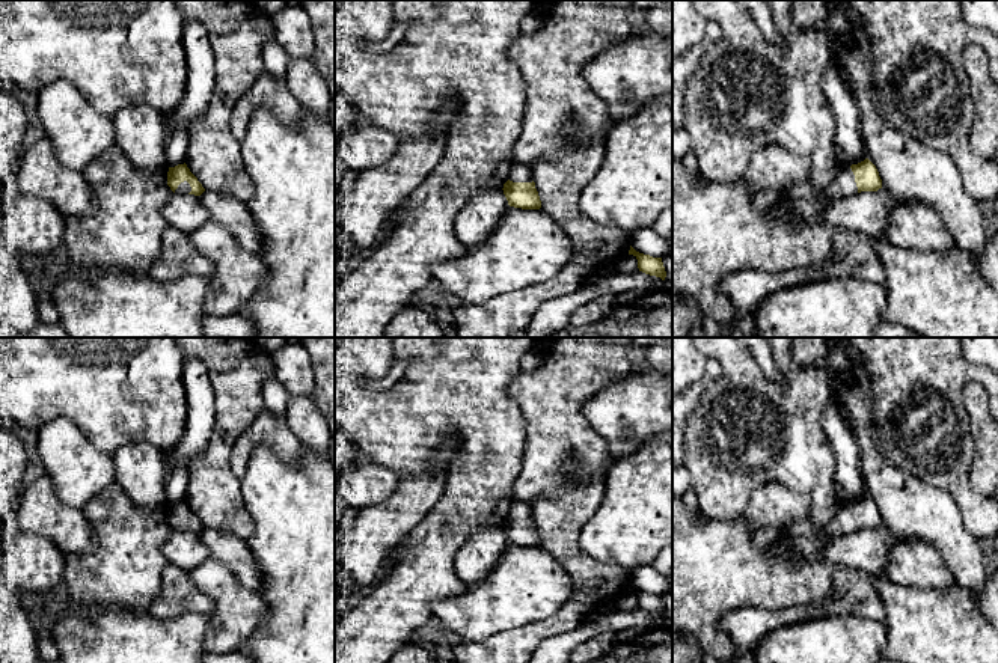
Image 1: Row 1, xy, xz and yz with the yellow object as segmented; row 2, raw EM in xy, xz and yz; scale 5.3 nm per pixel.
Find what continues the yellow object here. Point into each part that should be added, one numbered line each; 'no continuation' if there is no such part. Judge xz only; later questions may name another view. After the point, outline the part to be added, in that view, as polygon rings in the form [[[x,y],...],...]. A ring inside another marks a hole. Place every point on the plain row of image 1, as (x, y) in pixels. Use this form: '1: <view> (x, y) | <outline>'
1: xz (519, 510) | [[[514,499],[508,517],[513,520],[532,520],[534,514],[531,505]]]

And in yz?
1: yz (844, 522) | [[[850,503],[841,506],[837,515],[825,526],[825,530],[835,536],[853,533],[858,530],[855,512]]]

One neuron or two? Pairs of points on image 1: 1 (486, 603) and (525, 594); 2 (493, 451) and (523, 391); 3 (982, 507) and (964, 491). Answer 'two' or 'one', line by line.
1: one
2: two
3: one

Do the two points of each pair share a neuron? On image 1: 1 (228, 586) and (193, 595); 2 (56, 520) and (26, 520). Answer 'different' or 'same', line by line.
1: different
2: same

